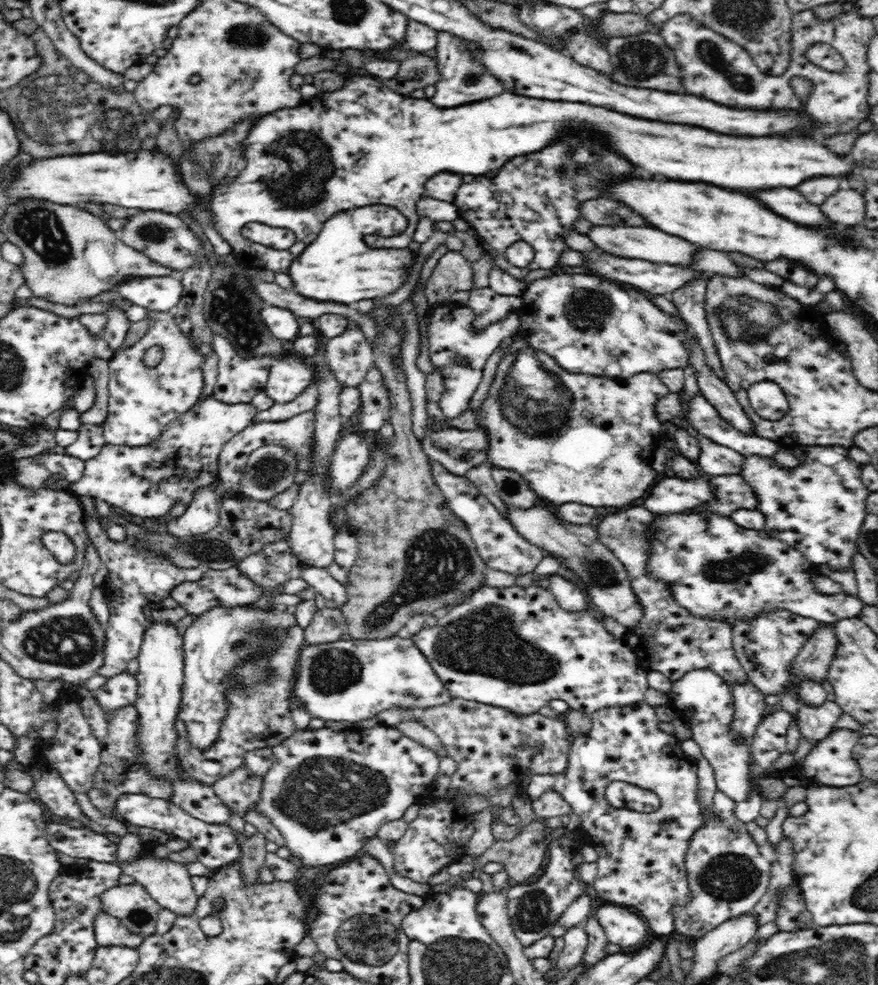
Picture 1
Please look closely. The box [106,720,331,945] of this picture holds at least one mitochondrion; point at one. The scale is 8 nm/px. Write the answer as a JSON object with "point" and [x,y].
{"point":[139,917]}

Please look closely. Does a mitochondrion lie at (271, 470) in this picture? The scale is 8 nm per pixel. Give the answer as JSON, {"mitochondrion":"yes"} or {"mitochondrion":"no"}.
{"mitochondrion":"yes"}

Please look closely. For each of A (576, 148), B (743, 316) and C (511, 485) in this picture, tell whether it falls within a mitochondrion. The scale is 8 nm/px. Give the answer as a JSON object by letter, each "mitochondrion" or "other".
{"A":"mitochondrion","B":"mitochondrion","C":"mitochondrion"}

